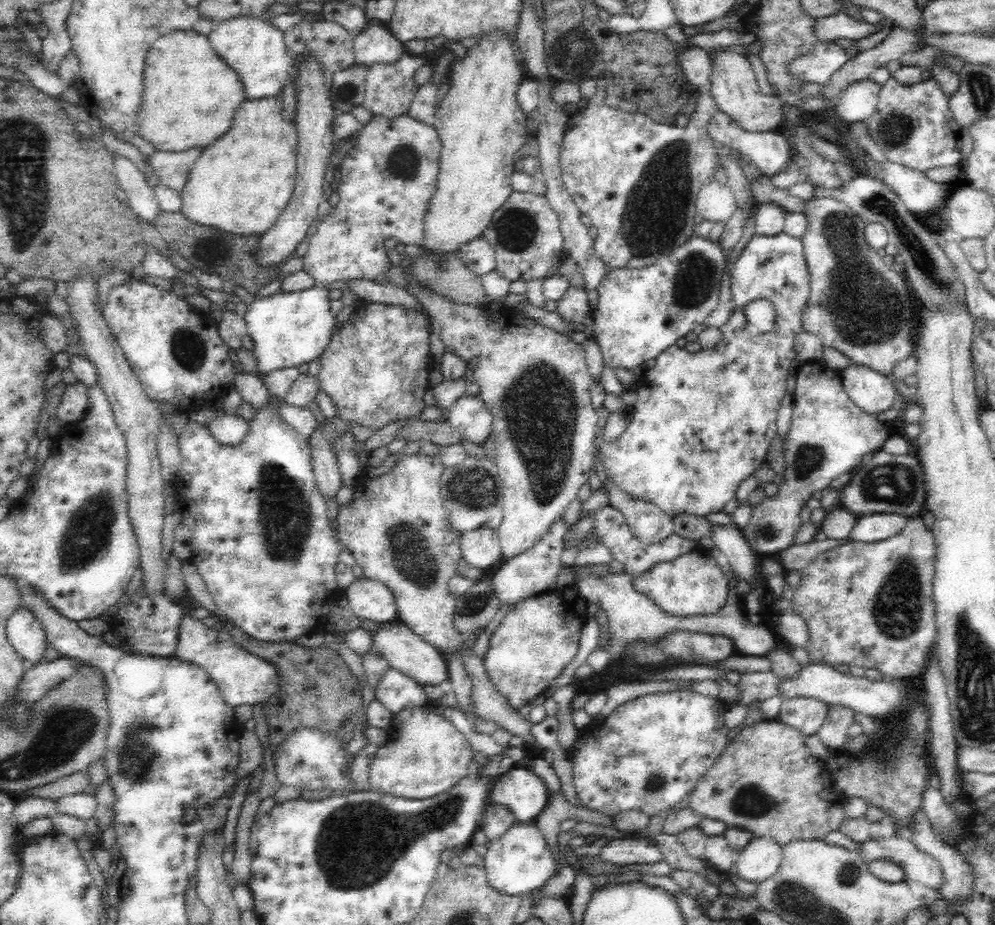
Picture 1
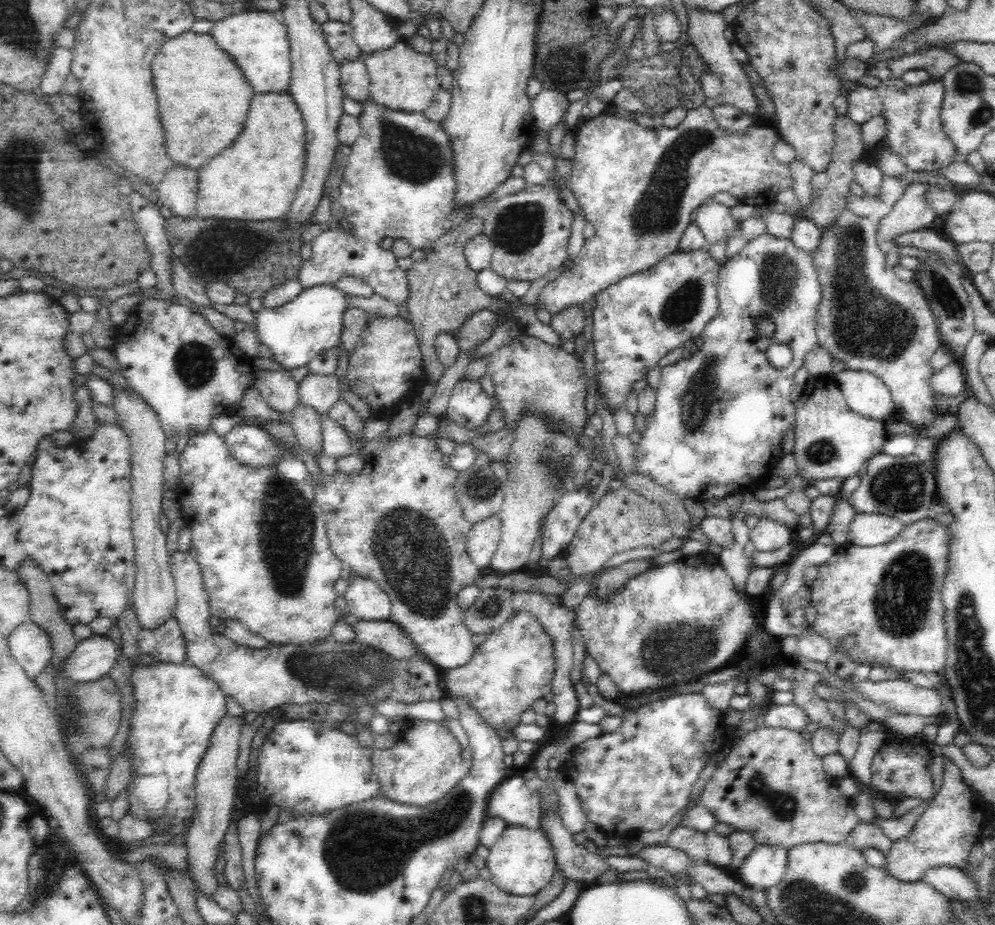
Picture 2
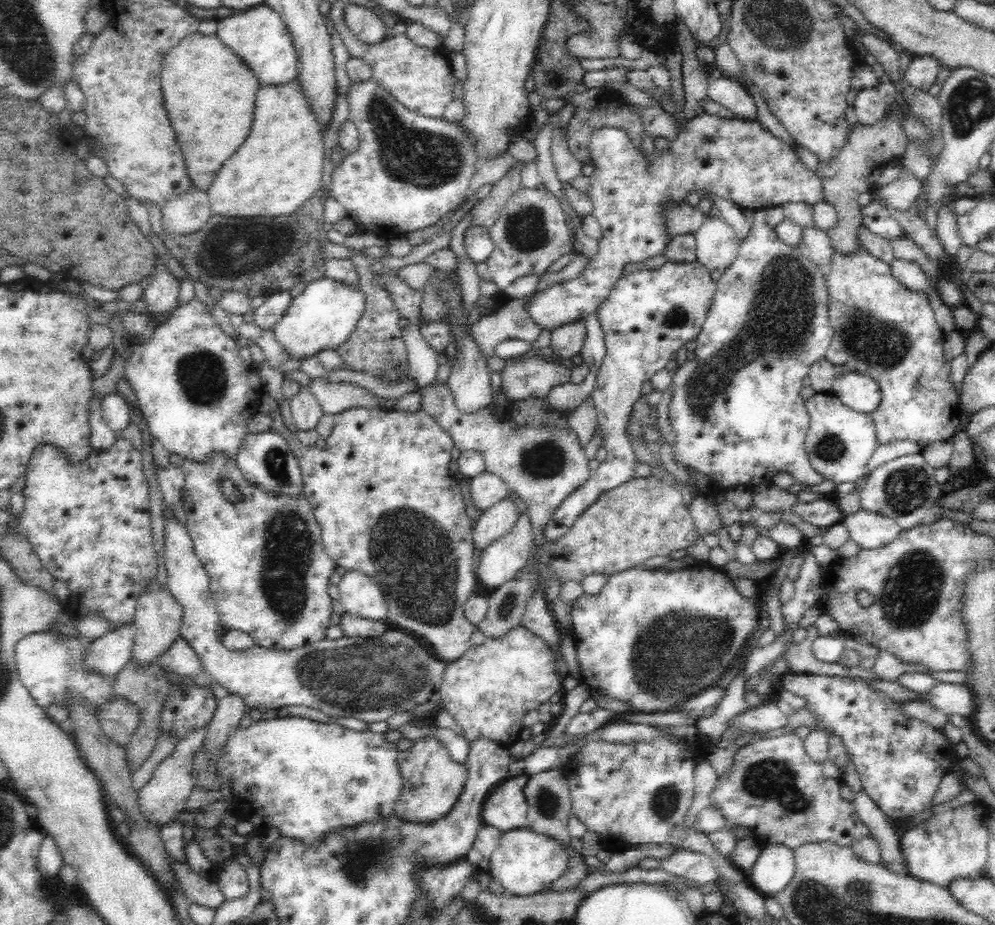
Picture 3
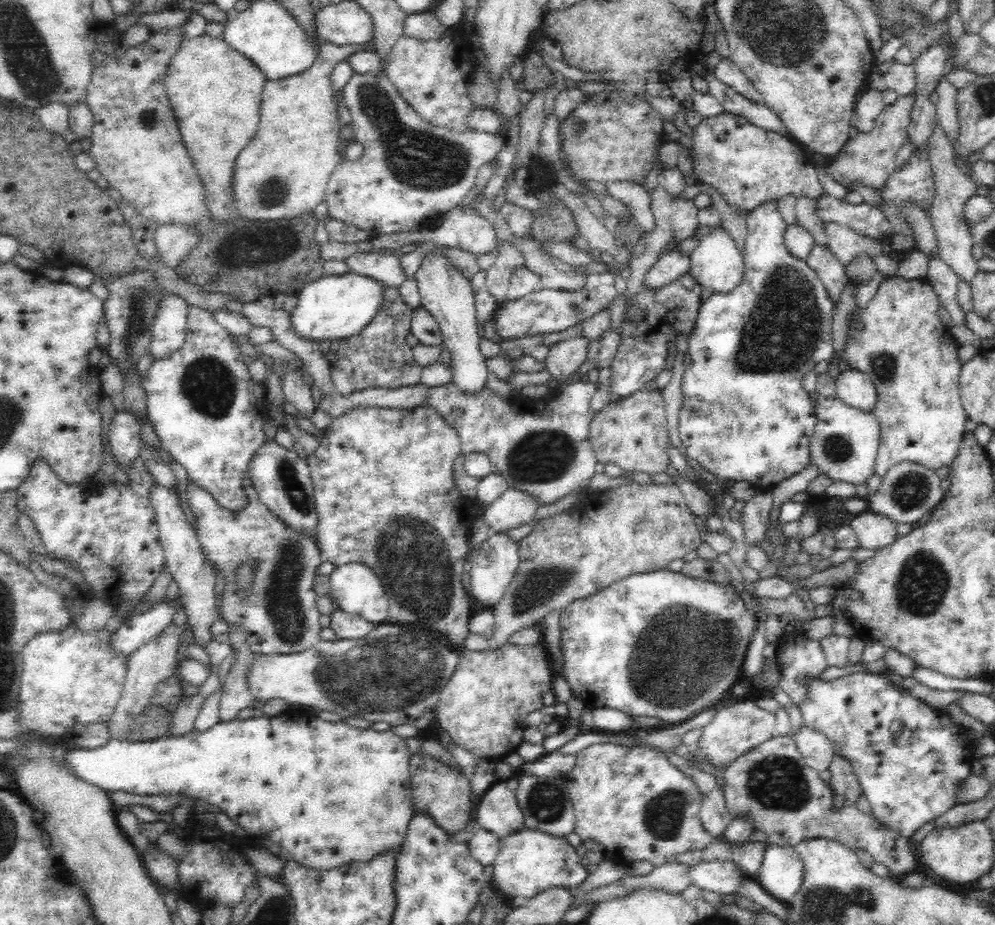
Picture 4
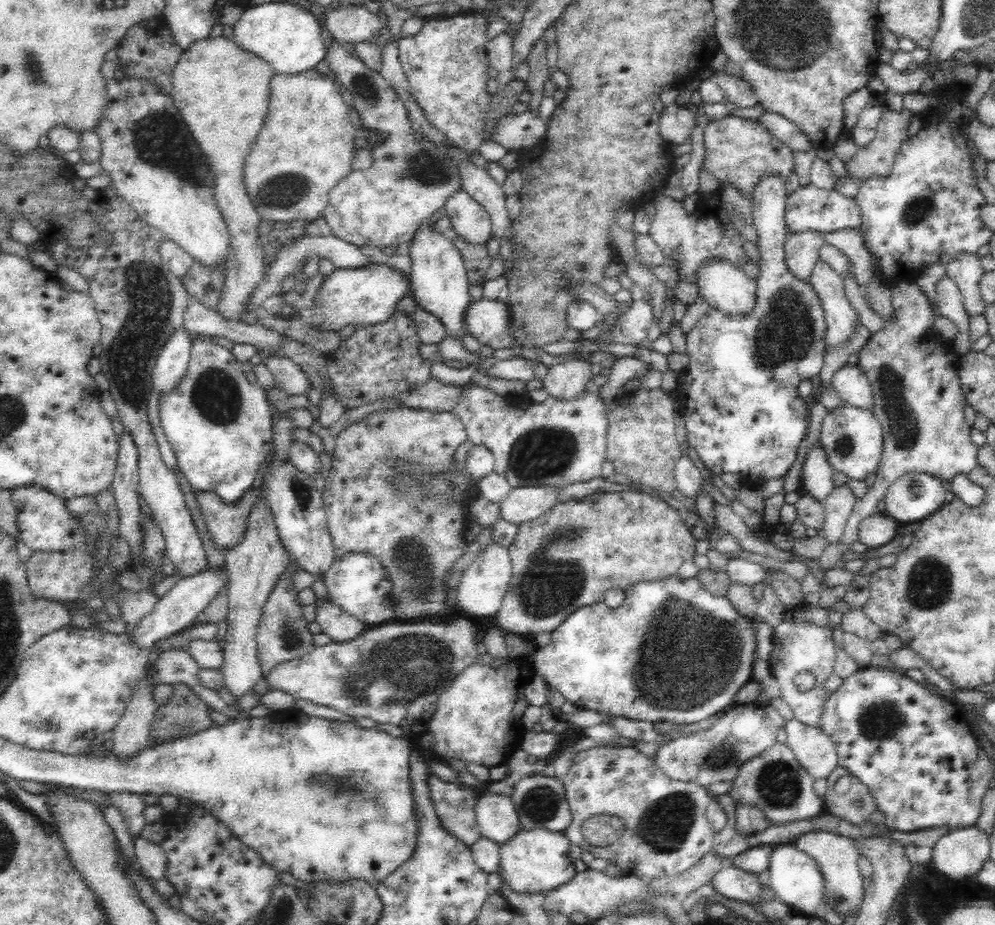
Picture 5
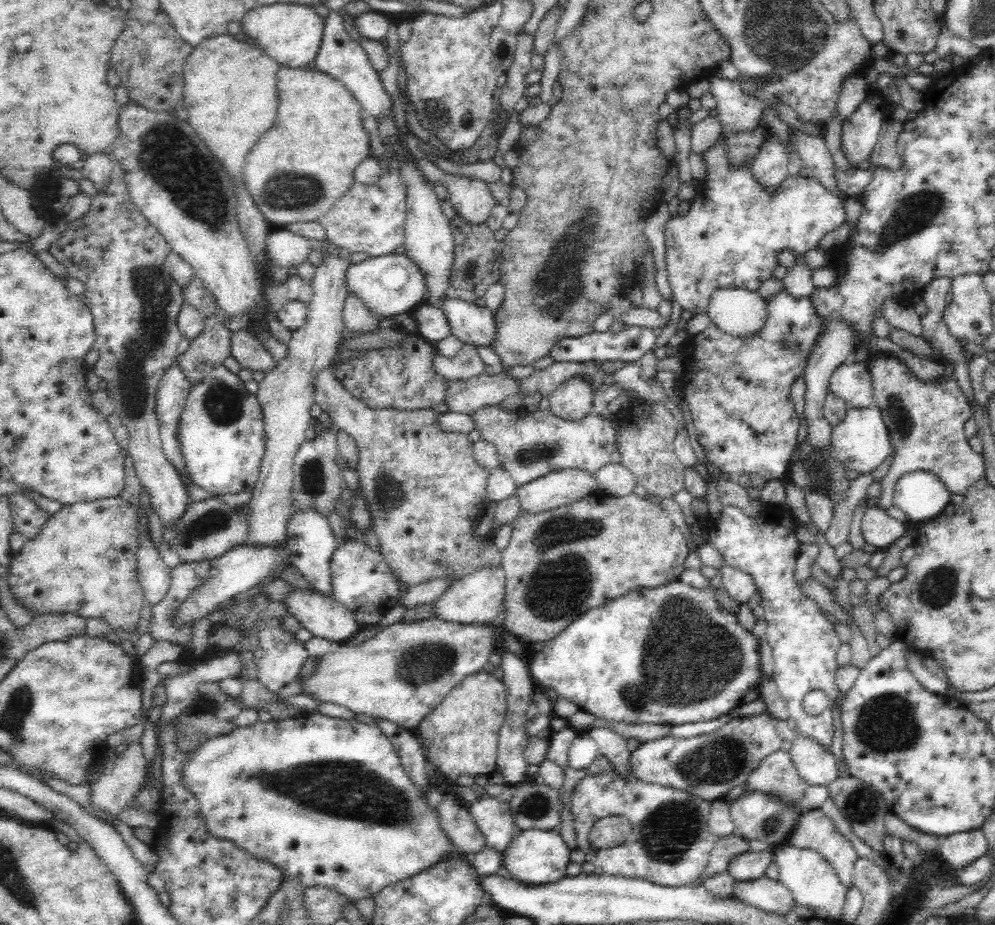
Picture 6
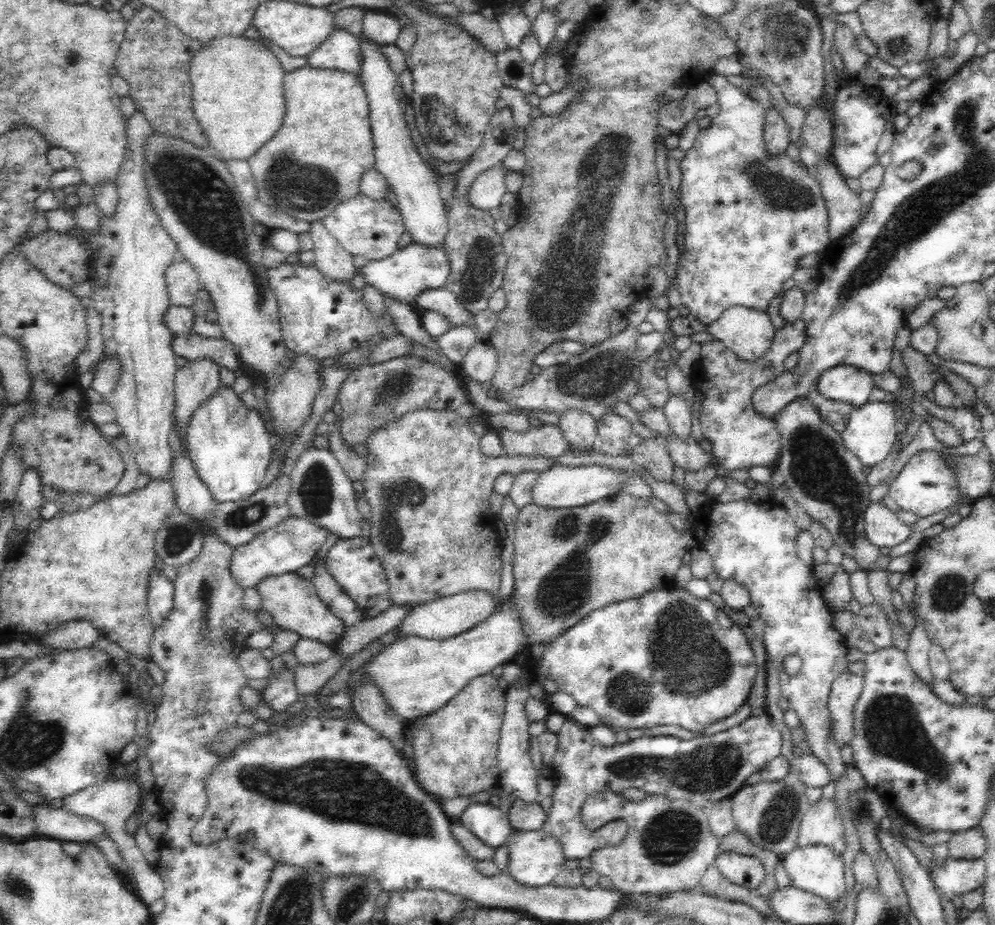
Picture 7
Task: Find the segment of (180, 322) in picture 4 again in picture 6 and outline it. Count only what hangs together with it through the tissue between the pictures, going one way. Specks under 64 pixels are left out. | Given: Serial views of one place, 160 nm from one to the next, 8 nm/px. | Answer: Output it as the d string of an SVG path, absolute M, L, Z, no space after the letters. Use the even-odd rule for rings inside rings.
M178 360L168 366L166 374L158 382L155 398L161 443L168 462L184 476L188 476L186 461L178 443L178 420L184 410L184 402L190 390L190 384L178 366Z

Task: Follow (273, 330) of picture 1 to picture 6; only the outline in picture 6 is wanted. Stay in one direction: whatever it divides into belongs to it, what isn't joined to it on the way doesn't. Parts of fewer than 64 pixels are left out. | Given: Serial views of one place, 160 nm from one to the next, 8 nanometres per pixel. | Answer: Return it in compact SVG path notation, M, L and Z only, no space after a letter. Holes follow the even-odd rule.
M405 253L370 257L360 264L351 264L346 270L345 281L349 294L362 299L366 309L380 319L410 313L416 304L420 304L422 300L428 301L425 275Z

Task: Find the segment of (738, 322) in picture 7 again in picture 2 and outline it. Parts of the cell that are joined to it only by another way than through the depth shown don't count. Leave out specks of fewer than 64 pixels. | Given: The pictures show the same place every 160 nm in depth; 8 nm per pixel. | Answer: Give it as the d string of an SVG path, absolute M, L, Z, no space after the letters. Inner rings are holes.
M708 199L698 207L694 224L702 231L709 247L717 243L727 243L727 237L734 230L736 222L730 207Z

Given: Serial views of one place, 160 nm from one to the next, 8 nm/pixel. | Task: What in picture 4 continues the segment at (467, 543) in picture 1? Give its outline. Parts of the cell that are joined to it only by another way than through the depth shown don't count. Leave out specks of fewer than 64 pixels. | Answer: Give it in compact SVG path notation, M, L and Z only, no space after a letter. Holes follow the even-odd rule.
M510 488L485 507L482 517L491 530L490 534L505 533L521 524L533 523L534 513L540 506L536 498Z

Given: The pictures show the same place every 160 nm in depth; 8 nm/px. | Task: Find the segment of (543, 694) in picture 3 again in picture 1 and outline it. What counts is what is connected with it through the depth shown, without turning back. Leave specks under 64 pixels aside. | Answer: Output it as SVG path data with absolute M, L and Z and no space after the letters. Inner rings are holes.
M571 587L558 588L552 593L534 594L506 609L505 616L489 639L489 648L483 657L483 663L496 691L506 696L512 709L528 705L532 699L542 695L554 680L576 656L579 649L582 626L588 620L588 602L580 596L579 590Z

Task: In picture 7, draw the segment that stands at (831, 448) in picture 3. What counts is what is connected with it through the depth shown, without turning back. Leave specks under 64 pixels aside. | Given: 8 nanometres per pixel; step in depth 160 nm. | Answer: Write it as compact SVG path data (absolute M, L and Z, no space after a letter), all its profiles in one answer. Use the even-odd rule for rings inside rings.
M870 402L854 407L851 410L848 424L840 436L844 445L862 461L865 469L878 464L893 449L893 444L897 439L898 424L896 422L896 413L892 403Z

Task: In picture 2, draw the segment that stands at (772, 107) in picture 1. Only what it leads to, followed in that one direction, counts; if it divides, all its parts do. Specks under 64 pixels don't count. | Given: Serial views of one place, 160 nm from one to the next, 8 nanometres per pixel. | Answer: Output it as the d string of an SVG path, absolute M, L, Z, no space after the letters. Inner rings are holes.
M687 8L688 12L688 36L689 42L692 43L700 56L706 64L710 71L720 77L722 81L722 94L716 96L716 98L704 99L703 104L712 108L716 108L719 104L732 104L736 108L744 111L744 113L750 115L752 120L756 116L762 118L763 116L758 110L758 103L756 102L756 97L752 91L752 83L748 78L748 75L743 71L742 65L732 56L730 52L731 43L726 40L725 30L727 28L727 23L723 18L721 13L707 12L706 10L699 10L698 8Z

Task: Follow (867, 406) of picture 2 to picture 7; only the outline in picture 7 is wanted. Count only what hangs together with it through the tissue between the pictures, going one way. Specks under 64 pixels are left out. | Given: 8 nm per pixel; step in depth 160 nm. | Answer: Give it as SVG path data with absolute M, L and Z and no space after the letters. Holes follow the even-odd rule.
M839 365L824 371L817 380L819 394L855 407L869 401L873 375L849 365Z

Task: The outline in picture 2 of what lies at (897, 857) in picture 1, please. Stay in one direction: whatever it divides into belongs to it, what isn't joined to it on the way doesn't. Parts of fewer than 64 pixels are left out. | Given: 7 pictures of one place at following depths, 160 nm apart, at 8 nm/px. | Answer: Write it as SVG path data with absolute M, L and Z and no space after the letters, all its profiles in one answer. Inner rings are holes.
M934 866L924 872L922 881L932 885L938 892L951 900L960 900L972 904L978 898L978 887L974 879L968 877L962 869L954 866Z

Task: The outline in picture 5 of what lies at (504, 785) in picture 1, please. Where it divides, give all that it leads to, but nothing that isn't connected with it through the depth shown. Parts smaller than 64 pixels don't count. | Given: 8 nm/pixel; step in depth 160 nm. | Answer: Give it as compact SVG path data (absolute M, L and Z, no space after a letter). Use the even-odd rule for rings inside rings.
M497 792L479 794L475 815L482 837L500 845L522 830L514 803L508 795Z

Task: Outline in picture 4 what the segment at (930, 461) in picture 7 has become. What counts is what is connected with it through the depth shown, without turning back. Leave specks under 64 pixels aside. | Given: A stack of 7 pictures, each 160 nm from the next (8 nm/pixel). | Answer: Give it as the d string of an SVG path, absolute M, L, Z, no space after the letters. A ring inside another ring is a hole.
M898 462L890 466L890 470L881 479L879 490L865 498L866 510L887 516L895 523L916 525L921 523L927 515L945 498L945 492L940 487L941 479L936 471L915 462Z

